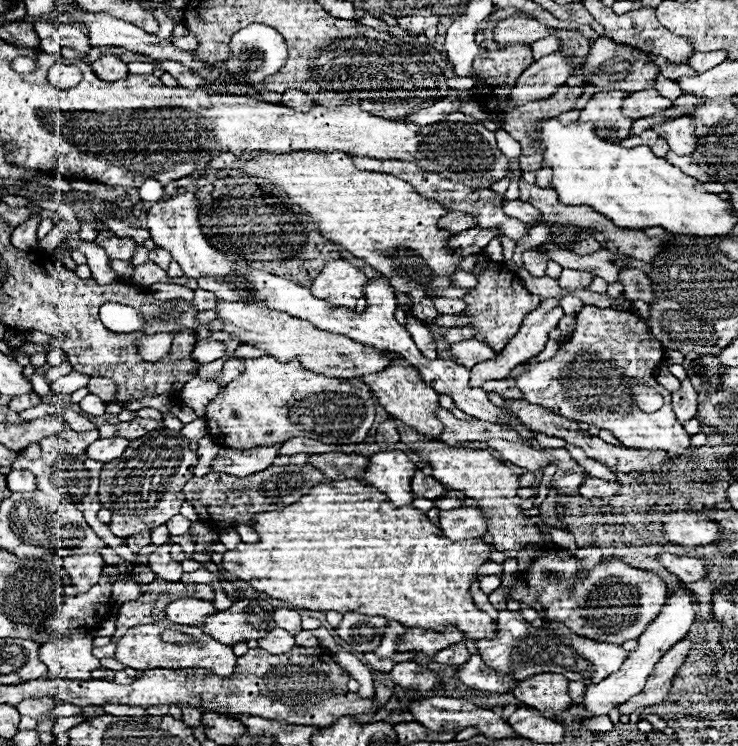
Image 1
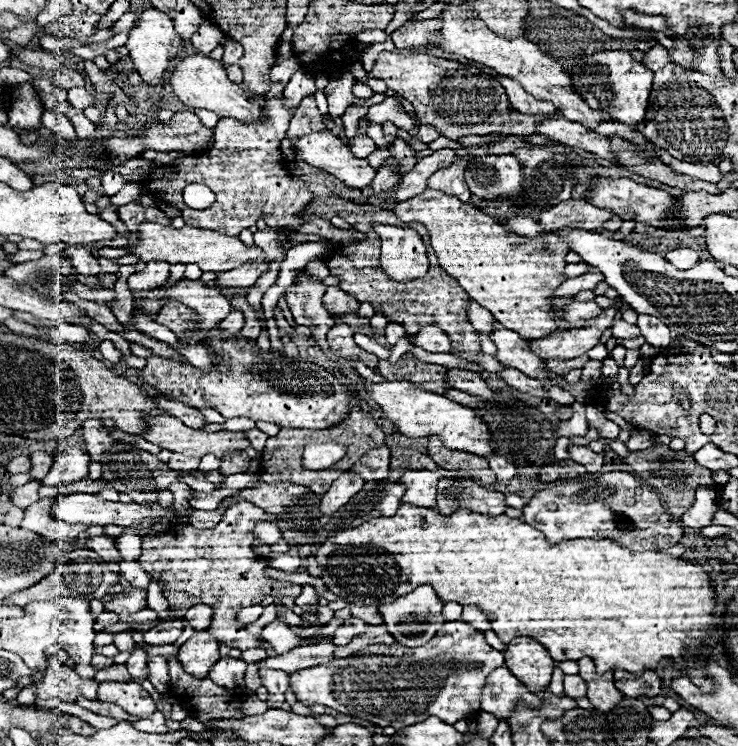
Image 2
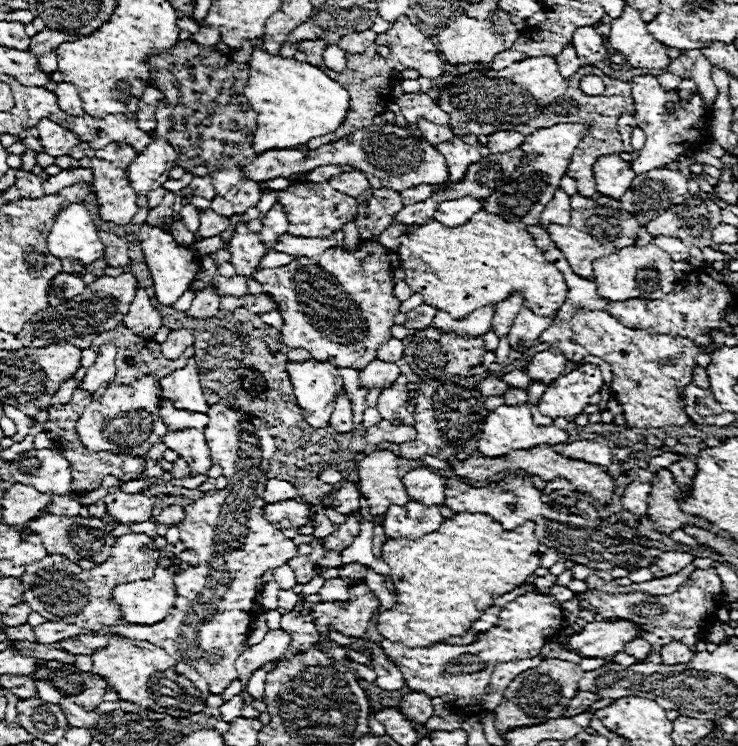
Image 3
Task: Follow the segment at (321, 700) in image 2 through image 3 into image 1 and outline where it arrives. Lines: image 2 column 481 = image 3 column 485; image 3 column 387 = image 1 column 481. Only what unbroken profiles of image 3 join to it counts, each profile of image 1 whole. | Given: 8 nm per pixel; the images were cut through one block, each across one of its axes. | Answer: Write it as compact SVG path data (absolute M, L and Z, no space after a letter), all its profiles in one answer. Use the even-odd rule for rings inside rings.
M512 610L500 612L498 634L492 640L476 642L476 648L490 668L496 668L496 672L512 672L516 680L524 680L532 674L554 672L562 674L570 682L578 680L582 684L598 684L600 680L618 672L628 658L628 652L622 646L592 642L558 622L546 622L542 628L536 628L526 622L520 612Z

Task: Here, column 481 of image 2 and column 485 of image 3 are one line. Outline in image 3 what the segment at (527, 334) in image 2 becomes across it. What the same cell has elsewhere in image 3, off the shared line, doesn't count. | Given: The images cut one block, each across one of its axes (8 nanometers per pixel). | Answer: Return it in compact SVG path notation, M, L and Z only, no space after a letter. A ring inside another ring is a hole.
M486 210L476 212L472 220L456 228L448 228L436 220L430 220L428 224L422 226L408 226L404 234L398 236L396 252L400 256L400 268L406 274L404 282L412 288L412 292L422 294L426 304L446 310L456 320L466 318L472 310L480 306L502 302L514 290L522 292L528 308L540 316L554 316L560 304L564 304L566 300L568 288L566 282L562 280L562 274L550 262L544 260L542 252L534 246L526 226L506 222L498 214L488 214Z

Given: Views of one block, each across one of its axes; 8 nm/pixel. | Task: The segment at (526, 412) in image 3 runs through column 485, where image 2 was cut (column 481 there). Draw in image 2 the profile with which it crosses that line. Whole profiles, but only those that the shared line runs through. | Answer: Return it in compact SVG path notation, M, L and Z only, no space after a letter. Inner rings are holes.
M364 380L368 396L382 408L384 416L398 428L400 434L408 438L424 438L424 436L440 436L442 444L452 450L464 450L470 454L486 456L492 454L492 444L488 444L488 426L466 406L448 400L446 396L424 392L410 382L404 380L384 380L384 382L370 382Z

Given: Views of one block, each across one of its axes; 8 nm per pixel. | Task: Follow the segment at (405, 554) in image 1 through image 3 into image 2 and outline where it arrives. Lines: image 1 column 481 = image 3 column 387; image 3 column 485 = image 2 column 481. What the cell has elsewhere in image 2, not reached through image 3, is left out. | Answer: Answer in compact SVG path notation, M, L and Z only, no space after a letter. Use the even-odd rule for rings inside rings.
M402 504L390 518L372 518L356 528L328 536L326 542L318 546L316 560L324 570L324 582L334 586L328 588L330 592L338 594L338 578L356 578L362 596L376 596L342 598L350 604L388 604L404 596L404 592L428 584L442 602L478 606L504 644L518 636L528 636L540 642L556 662L580 660L584 656L592 658L596 662L596 674L616 668L642 674L646 668L654 670L664 662L668 662L668 666L674 662L682 664L686 646L692 650L700 648L714 624L716 590L710 586L702 566L662 552L632 552L608 538L574 538L552 546L540 530L506 514L490 518L458 508L454 514L444 516L432 508Z

